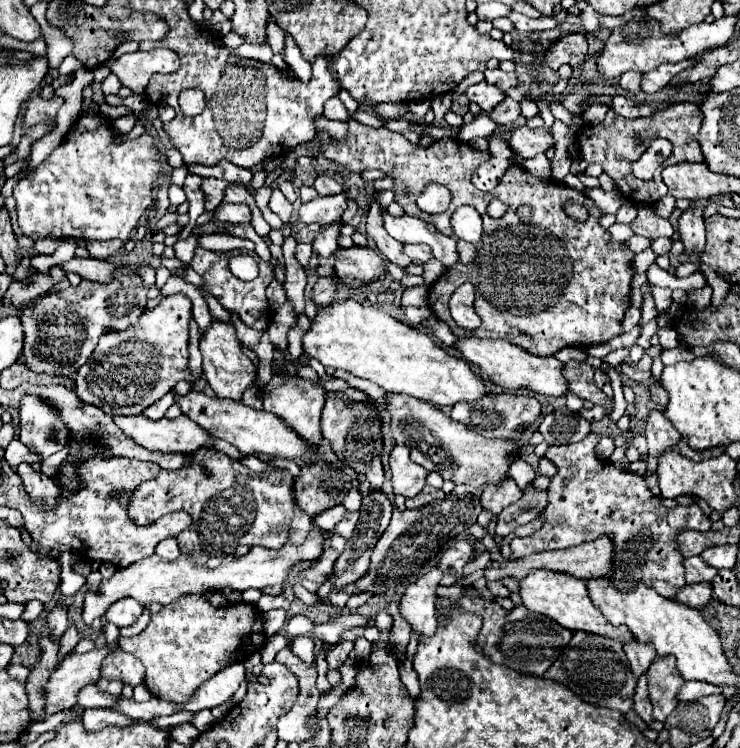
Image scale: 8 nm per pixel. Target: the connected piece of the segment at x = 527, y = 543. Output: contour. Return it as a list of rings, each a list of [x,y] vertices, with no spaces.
[[[588,434],[576,444],[548,446],[544,458],[548,458],[558,472],[548,486],[548,504],[542,510],[544,524],[534,534],[510,542],[512,558],[516,560],[532,552],[576,546],[606,534],[614,544],[614,560],[608,574],[612,584],[622,592],[628,592],[632,584],[642,582],[654,588],[660,596],[676,600],[676,592],[686,584],[684,556],[680,554],[676,538],[682,530],[708,532],[712,524],[698,504],[676,506],[674,510],[664,508],[660,498],[650,494],[642,476],[618,470],[610,460],[596,456],[594,448],[598,440],[598,434]]]

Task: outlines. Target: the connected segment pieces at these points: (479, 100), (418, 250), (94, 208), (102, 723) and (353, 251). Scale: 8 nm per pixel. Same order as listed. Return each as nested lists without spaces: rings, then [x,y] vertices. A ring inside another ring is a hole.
[[[480,82],[480,84],[474,84],[466,90],[466,96],[470,102],[476,102],[484,112],[490,112],[494,110],[506,96],[500,88],[492,86],[492,84],[486,84],[486,82]]]
[[[404,244],[404,254],[408,254],[412,260],[426,262],[432,258],[430,248],[426,244]]]
[[[88,112],[34,174],[16,184],[16,216],[24,236],[32,240],[118,238],[122,242],[130,238],[140,216],[152,206],[152,190],[162,176],[162,164],[150,134],[126,144],[116,144],[116,138],[110,122]]]
[[[86,710],[84,716],[82,716],[84,728],[92,730],[92,732],[94,730],[102,730],[108,724],[124,728],[124,724],[134,724],[134,722],[136,722],[134,718],[128,718],[126,714],[122,714],[118,710]]]
[[[352,246],[348,250],[338,248],[334,258],[336,258],[334,274],[340,282],[346,280],[352,286],[362,286],[386,278],[382,258],[370,248],[358,248],[358,246]]]

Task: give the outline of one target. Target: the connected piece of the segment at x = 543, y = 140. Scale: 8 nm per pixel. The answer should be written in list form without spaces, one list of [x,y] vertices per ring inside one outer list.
[[[518,126],[512,130],[510,136],[510,146],[514,152],[518,152],[524,158],[534,158],[536,154],[544,154],[548,148],[554,146],[552,132],[546,128],[528,128],[528,126]]]

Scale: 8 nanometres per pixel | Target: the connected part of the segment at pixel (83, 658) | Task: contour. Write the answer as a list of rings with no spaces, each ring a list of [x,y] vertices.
[[[110,646],[94,648],[86,654],[72,654],[58,666],[52,674],[46,690],[46,714],[44,718],[60,712],[72,710],[78,704],[78,692],[100,680],[102,662],[112,652]]]

